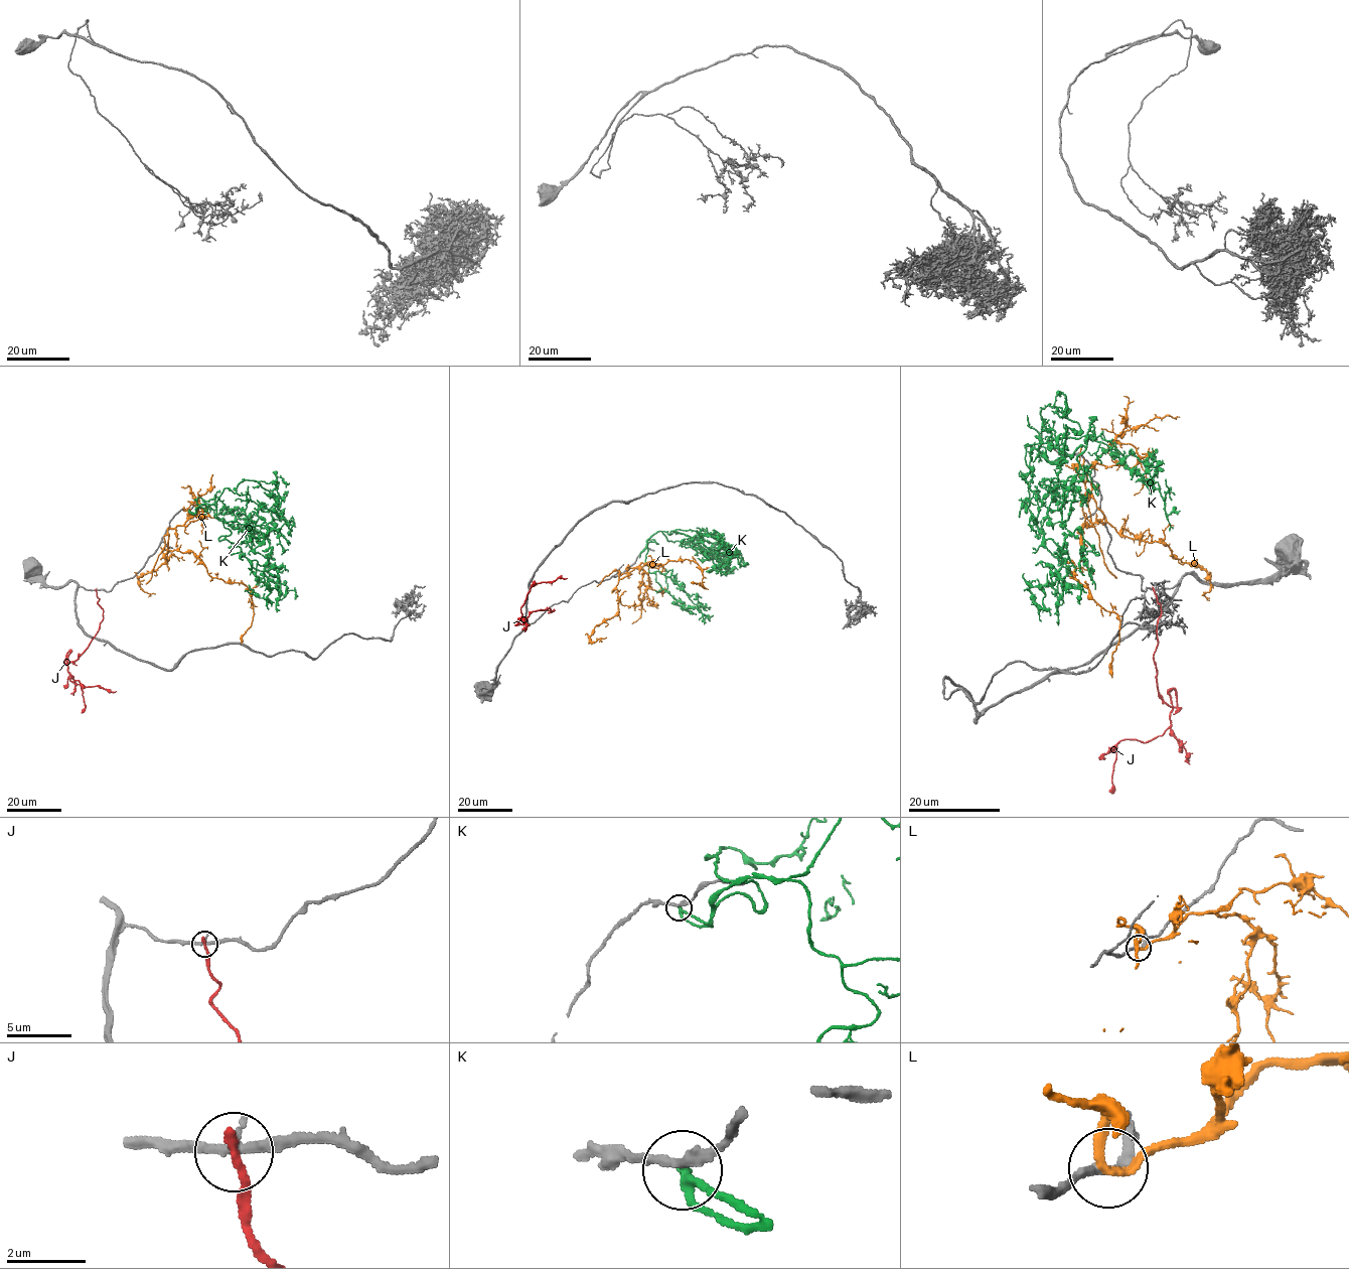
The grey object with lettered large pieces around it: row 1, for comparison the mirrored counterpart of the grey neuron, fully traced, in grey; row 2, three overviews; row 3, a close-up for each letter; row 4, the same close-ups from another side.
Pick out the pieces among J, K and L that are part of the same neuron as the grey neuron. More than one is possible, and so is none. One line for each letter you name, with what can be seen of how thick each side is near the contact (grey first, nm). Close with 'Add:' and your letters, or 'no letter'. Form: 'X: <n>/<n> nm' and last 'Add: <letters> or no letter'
Add: no letter

